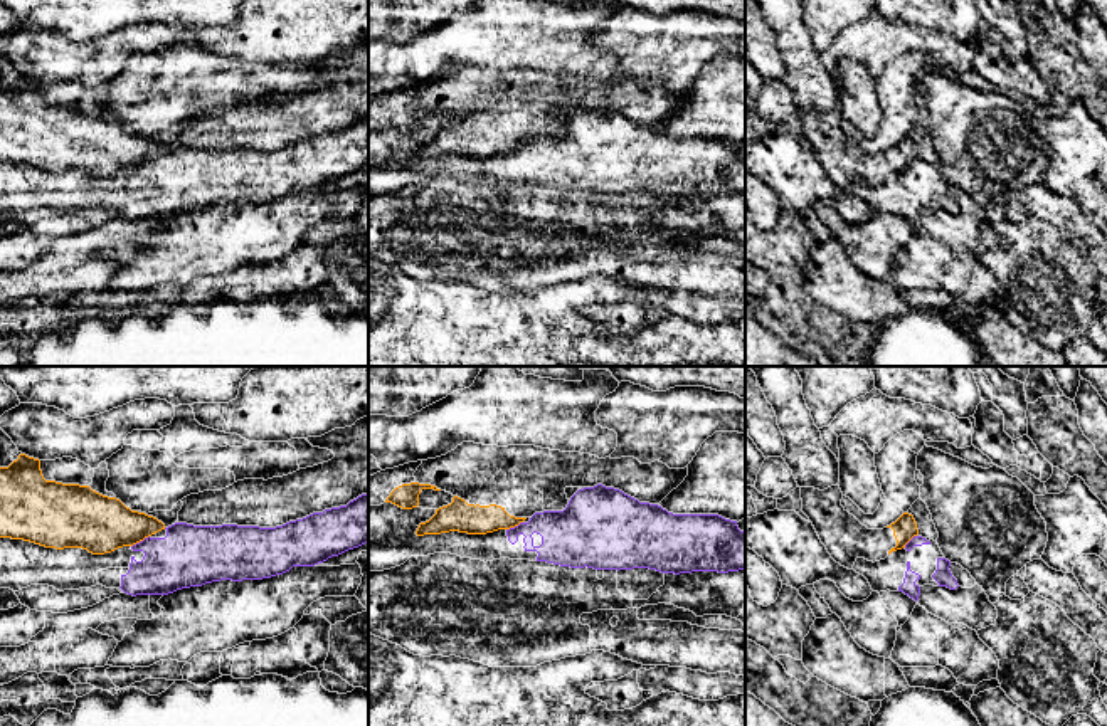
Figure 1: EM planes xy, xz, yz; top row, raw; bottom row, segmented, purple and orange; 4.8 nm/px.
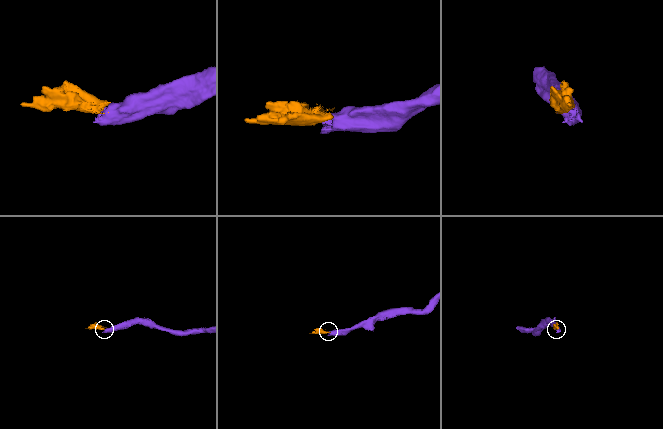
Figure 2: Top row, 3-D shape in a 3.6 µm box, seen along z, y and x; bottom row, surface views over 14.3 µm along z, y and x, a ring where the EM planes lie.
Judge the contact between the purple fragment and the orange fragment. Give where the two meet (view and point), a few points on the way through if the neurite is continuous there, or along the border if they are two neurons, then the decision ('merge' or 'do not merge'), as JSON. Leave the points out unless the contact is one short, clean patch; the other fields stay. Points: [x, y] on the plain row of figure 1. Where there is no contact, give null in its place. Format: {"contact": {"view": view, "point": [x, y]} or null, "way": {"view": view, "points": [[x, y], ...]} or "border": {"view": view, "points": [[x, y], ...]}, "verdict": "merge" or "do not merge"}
{"contact": {"view": "xy", "point": [140, 165]}, "border": {"view": "xy", "points": [[148, 158], [132, 170]]}, "verdict": "do not merge"}

